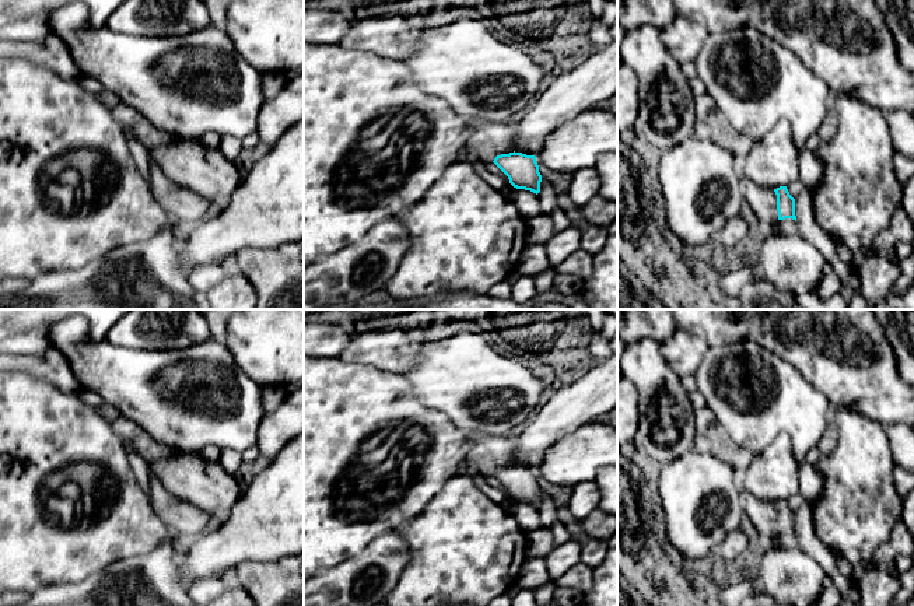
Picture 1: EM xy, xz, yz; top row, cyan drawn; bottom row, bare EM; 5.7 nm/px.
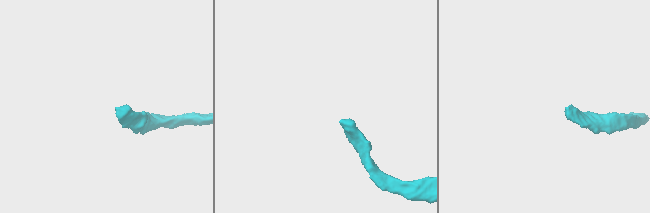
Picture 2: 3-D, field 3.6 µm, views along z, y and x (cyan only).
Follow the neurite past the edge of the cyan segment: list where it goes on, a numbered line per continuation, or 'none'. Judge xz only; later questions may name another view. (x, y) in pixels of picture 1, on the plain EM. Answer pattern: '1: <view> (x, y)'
1: xz (486, 452)

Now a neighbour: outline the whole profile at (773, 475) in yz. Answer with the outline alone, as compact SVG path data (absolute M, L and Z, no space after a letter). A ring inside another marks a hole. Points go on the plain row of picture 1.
M782 432L763 452L754 455L746 472L739 477L739 484L761 501L788 500L799 493L799 463L792 453L789 437Z

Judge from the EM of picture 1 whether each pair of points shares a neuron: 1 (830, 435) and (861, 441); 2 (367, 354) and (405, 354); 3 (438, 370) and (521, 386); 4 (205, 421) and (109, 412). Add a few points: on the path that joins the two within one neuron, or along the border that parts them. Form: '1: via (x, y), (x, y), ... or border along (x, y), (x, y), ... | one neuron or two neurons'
1: border along (830, 416), (837, 428), (837, 442), (823, 456) | two neurons
2: via (377, 354), (395, 354) | one neuron
3: via (459, 375), (473, 385), (500, 385) | one neuron
4: border along (104, 402), (121, 414) | two neurons

